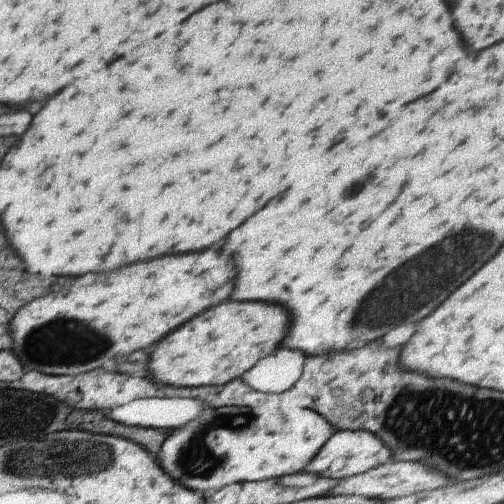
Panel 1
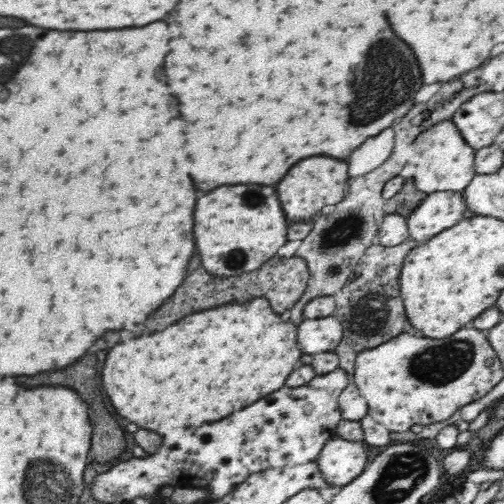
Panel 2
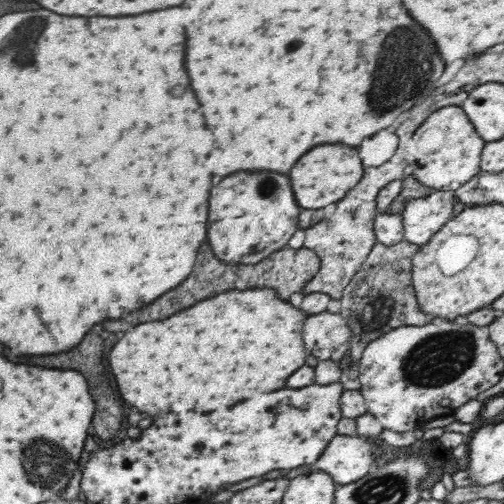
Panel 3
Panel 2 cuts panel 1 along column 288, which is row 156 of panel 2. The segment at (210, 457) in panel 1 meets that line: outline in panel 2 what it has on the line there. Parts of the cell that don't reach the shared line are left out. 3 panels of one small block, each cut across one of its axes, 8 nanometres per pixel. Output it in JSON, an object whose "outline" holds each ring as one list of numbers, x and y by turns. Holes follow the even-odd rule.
{"outline":[[448,120,422,132,416,138,416,142,404,150,402,160,398,162,402,164,402,172,398,176,404,178,402,190,406,190,408,194,428,196,434,192,464,192,466,186,470,186,470,182,476,176,474,162,476,162,476,150,462,140,454,120]]}

